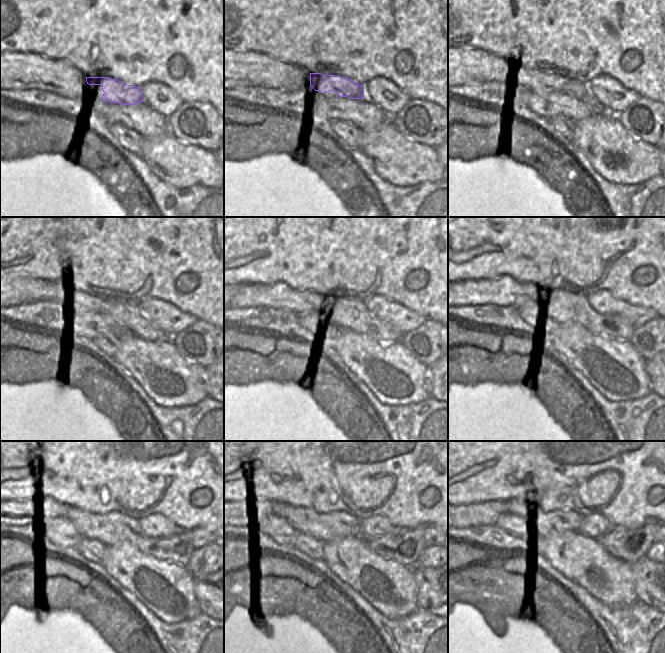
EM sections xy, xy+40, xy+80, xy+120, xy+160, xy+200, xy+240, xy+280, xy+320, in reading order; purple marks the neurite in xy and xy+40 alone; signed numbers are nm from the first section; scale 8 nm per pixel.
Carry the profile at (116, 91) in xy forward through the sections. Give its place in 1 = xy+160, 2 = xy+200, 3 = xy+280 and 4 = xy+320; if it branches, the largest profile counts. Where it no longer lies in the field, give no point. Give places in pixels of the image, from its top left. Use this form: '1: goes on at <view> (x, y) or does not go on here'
1: goes on at xy+160 (278, 294)
2: goes on at xy+200 (504, 291)
3: goes on at xy+280 (244, 513)
4: goes on at xy+320 (475, 514)

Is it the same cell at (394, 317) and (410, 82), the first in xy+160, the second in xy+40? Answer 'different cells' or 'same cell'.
different cells

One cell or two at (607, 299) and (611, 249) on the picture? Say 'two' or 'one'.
two

